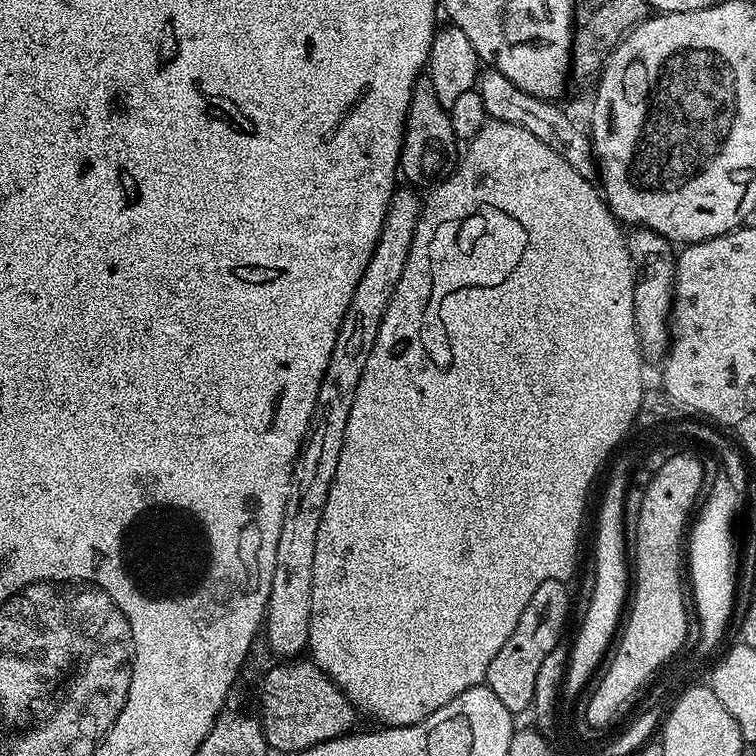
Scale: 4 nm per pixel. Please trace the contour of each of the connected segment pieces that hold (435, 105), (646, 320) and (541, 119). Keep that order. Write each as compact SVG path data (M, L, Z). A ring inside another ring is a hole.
M426 74L416 79L416 85L410 98L410 106L404 123L404 141L400 147L399 175L404 176L409 185L431 185L453 171L458 160L458 139L451 125L449 109L438 102L438 94L434 94L434 82Z
M637 227L627 233L628 253L635 268L636 293L634 294L634 318L636 333L640 336L640 347L645 357L663 357L668 351L670 339L670 317L672 298L676 287L676 256L673 245L656 232Z
M489 68L481 71L478 91L489 119L522 126L523 129L530 131L530 134L546 142L556 153L562 154L562 158L566 158L566 162L569 162L582 177L591 180L597 177L598 165L591 136L594 116L593 95L580 96L562 108L558 106L559 103L526 94L500 71Z

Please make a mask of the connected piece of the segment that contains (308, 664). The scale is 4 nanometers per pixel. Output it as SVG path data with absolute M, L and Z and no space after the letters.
M296 658L291 662L280 662L277 668L265 674L260 684L258 716L269 749L273 753L294 754L351 733L357 727L358 709L315 662L308 658Z

